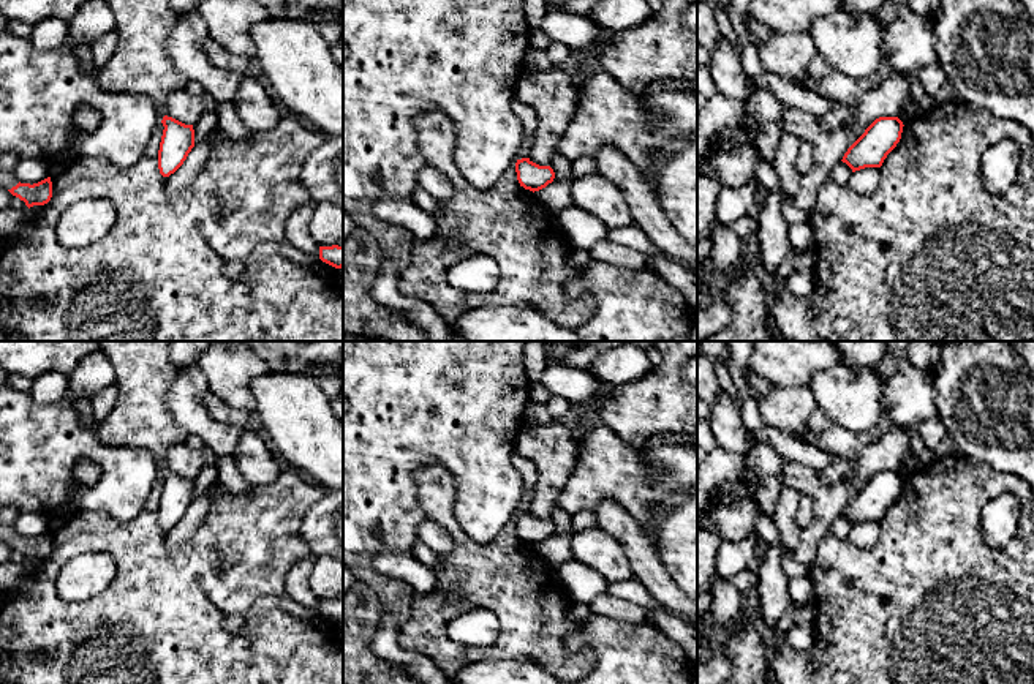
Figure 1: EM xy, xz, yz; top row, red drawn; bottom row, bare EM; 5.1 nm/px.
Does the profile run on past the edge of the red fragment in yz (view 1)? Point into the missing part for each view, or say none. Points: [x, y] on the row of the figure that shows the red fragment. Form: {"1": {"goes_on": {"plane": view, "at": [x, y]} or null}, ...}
{"1": {"goes_on": null}}

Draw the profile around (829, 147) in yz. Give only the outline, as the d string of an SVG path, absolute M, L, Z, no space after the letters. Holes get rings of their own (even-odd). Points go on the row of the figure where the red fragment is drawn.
M893 71L877 88L865 92L854 118L833 131L824 130L819 117L783 106L783 131L809 142L814 152L811 169L800 175L800 185L794 194L795 204L811 212L817 193L830 180L833 167L843 160L847 148L876 118L896 117L903 103L909 98L908 77Z

